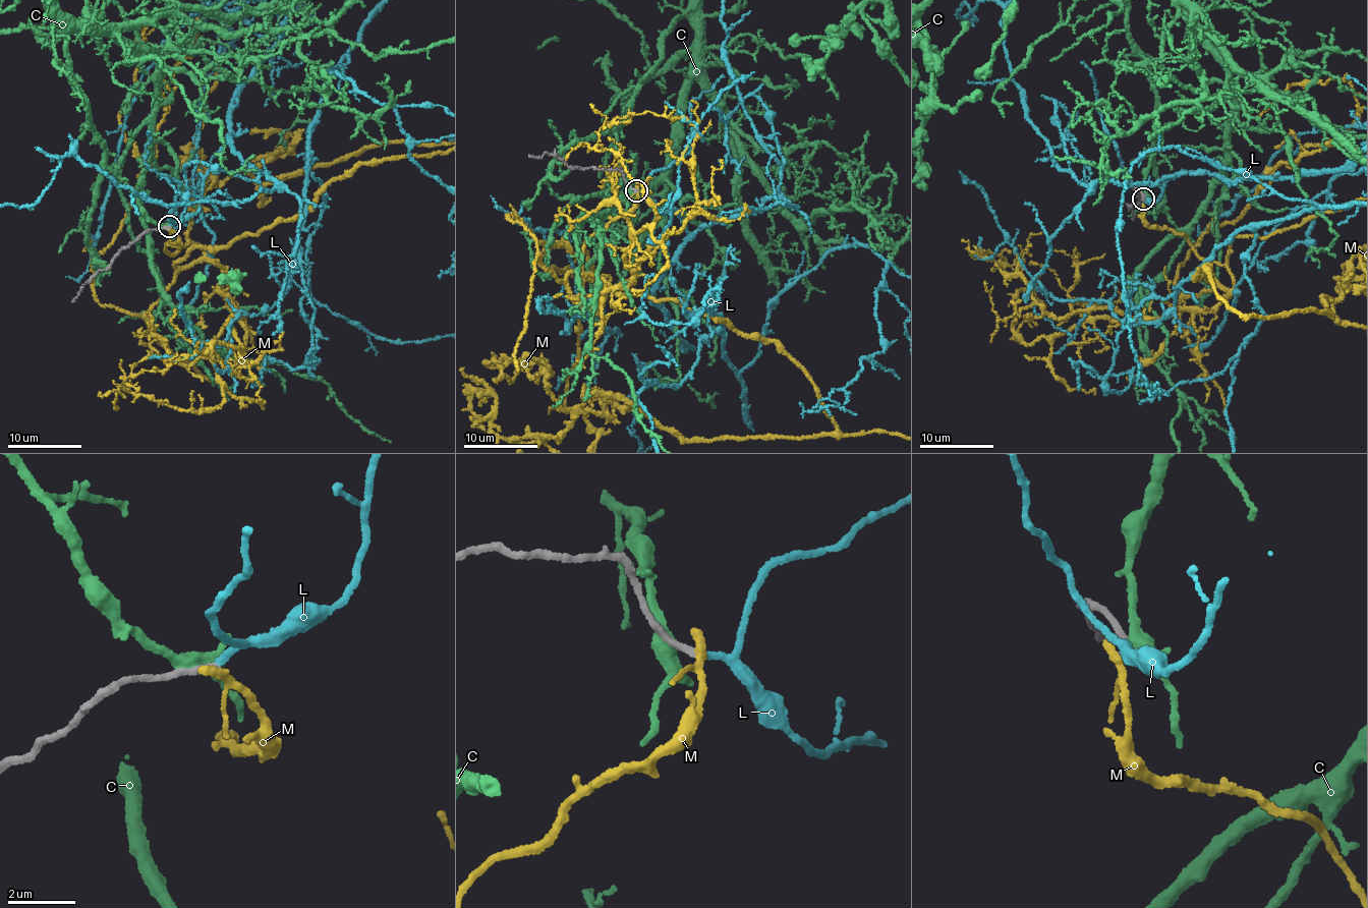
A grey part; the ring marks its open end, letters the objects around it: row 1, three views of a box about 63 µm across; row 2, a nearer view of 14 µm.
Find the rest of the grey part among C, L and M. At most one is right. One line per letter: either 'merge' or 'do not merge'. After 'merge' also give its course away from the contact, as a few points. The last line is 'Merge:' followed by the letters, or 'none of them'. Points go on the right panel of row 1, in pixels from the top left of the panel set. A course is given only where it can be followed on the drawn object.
C: do not merge
L: merge
M: do not merge
Merge: L

